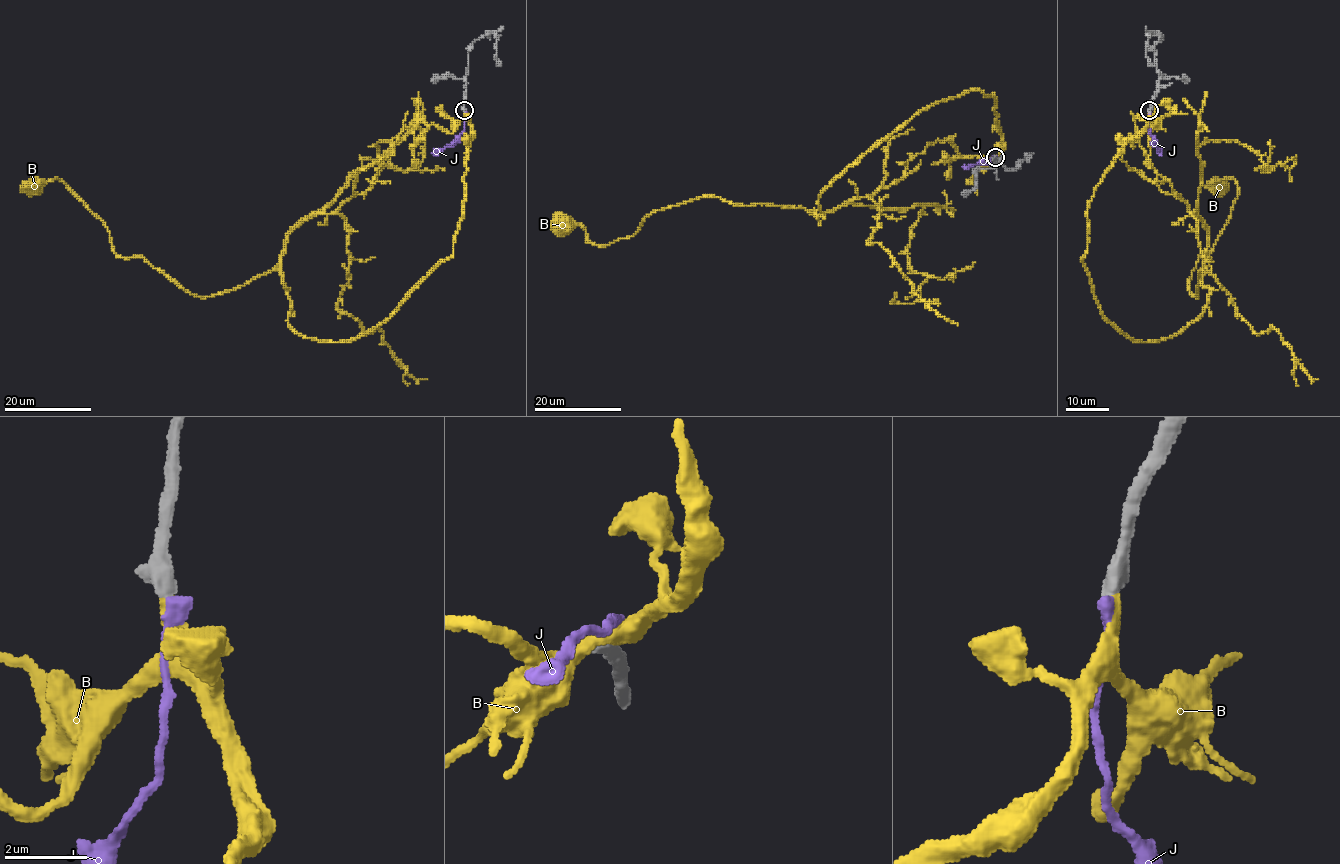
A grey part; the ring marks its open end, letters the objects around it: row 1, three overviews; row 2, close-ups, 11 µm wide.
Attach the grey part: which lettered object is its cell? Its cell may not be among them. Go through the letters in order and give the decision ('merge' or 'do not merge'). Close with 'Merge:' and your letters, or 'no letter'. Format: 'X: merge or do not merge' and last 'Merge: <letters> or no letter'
B: merge
J: do not merge
Merge: B

